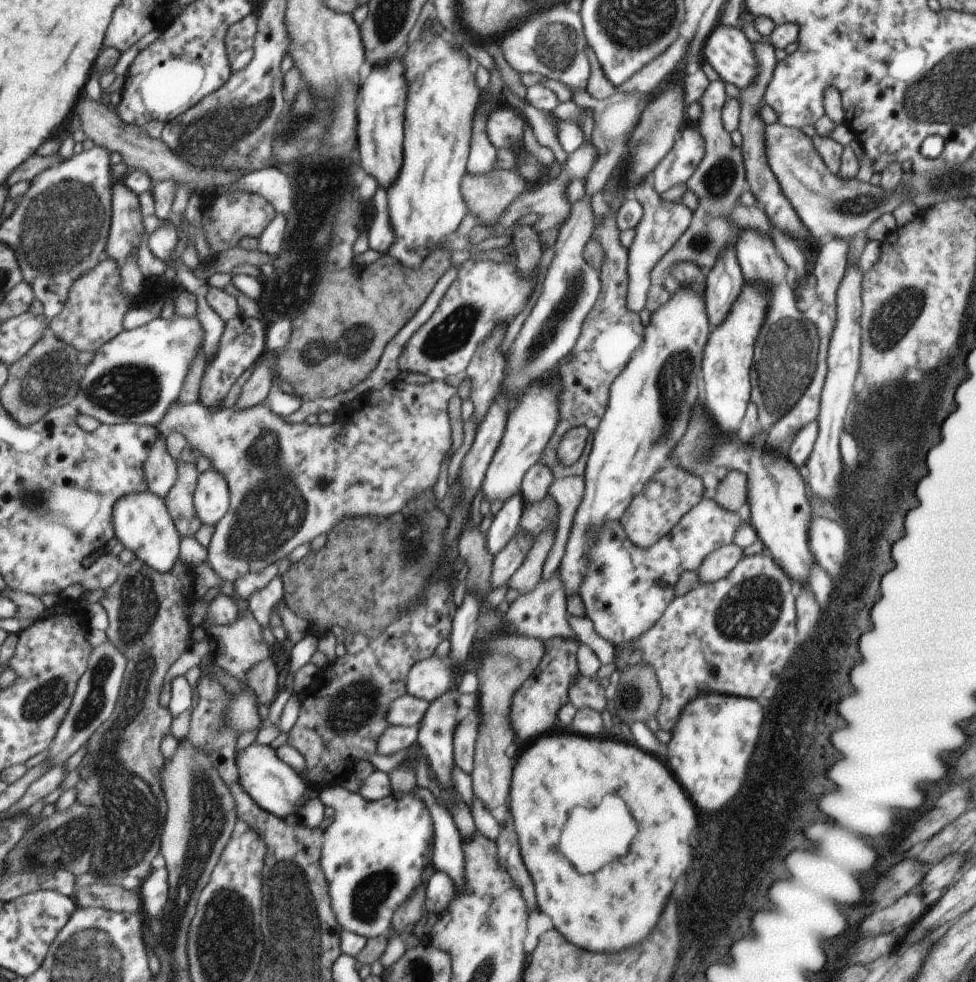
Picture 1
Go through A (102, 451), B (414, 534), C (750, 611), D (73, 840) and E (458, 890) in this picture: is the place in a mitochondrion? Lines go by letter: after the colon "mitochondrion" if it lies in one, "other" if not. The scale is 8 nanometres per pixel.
A: other
B: mitochondrion
C: mitochondrion
D: mitochondrion
E: other

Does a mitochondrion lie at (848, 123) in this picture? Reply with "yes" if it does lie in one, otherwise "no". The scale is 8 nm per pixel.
no

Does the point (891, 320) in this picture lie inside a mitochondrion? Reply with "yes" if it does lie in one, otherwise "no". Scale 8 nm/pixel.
yes

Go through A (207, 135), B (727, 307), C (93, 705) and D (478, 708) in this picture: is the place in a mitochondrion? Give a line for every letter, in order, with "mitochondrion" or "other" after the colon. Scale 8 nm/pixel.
A: mitochondrion
B: other
C: mitochondrion
D: other

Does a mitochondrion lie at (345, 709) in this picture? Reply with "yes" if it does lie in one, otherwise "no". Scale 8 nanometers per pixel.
yes

